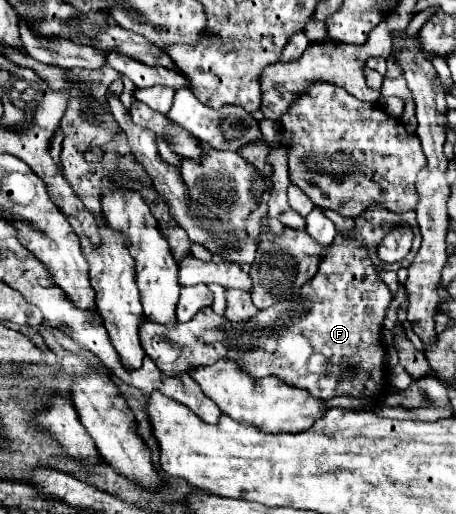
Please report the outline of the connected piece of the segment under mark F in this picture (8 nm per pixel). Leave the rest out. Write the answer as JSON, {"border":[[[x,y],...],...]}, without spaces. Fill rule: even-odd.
{"border":[[[380,203],[370,205],[354,219],[354,229],[350,235],[336,235],[332,249],[320,263],[316,277],[304,283],[292,299],[274,303],[264,311],[258,311],[248,321],[228,321],[226,317],[216,315],[210,307],[196,313],[192,321],[180,323],[176,329],[144,319],[140,343],[146,355],[152,357],[158,369],[168,377],[178,377],[220,359],[228,359],[238,363],[238,367],[254,379],[276,375],[288,385],[312,389],[312,393],[322,399],[332,399],[336,395],[378,399],[388,389],[384,377],[386,347],[380,333],[382,317],[392,301],[392,293],[382,283],[378,273],[386,269],[398,271],[400,267],[408,267],[412,263],[422,241],[416,225],[416,213],[406,213],[406,221],[414,231],[414,245],[404,261],[384,265],[376,259],[374,251],[390,227],[402,219],[402,215],[388,211]],[[356,309],[366,309],[366,321]],[[364,327],[366,337],[362,337]]]}

